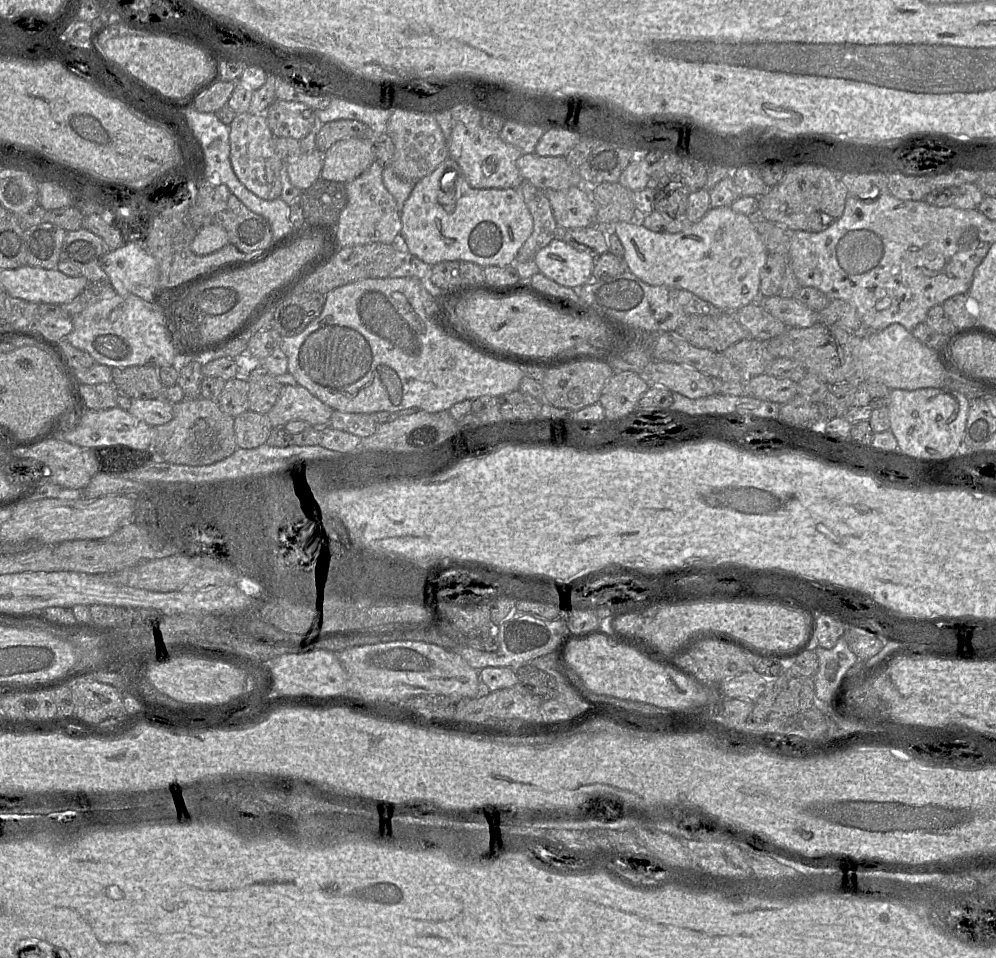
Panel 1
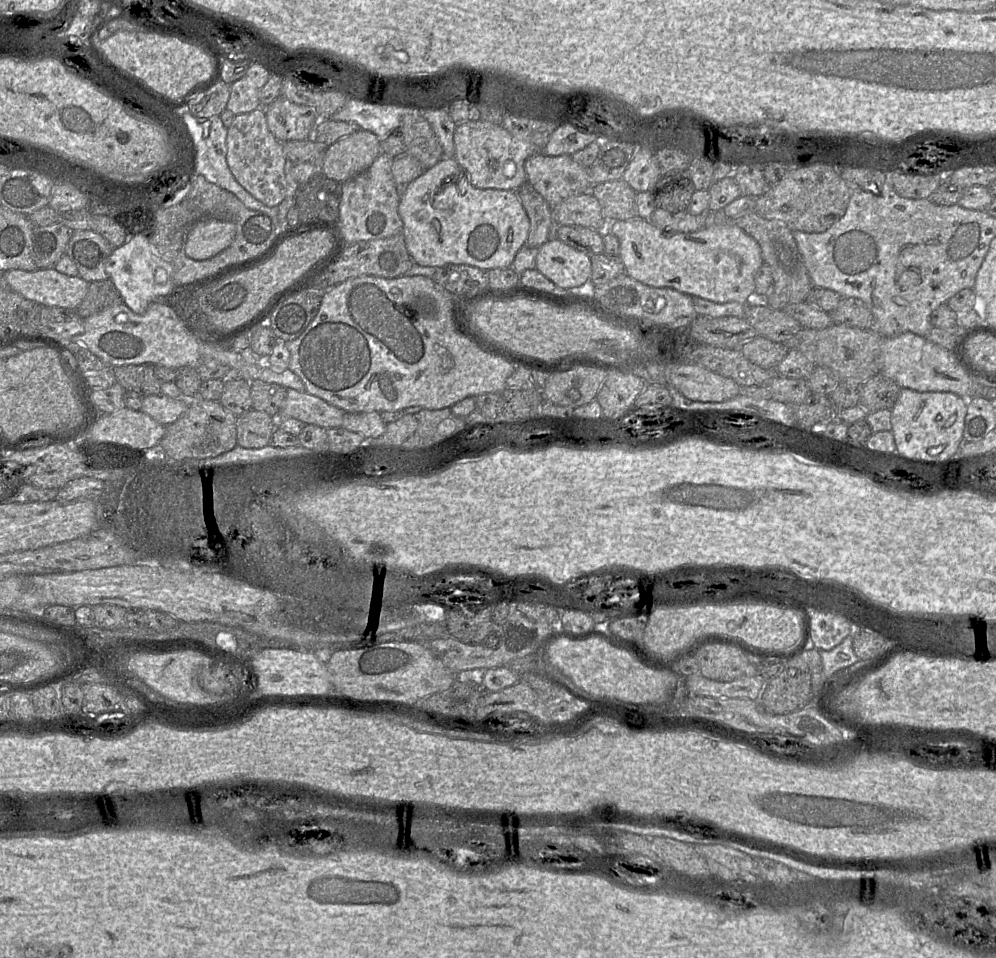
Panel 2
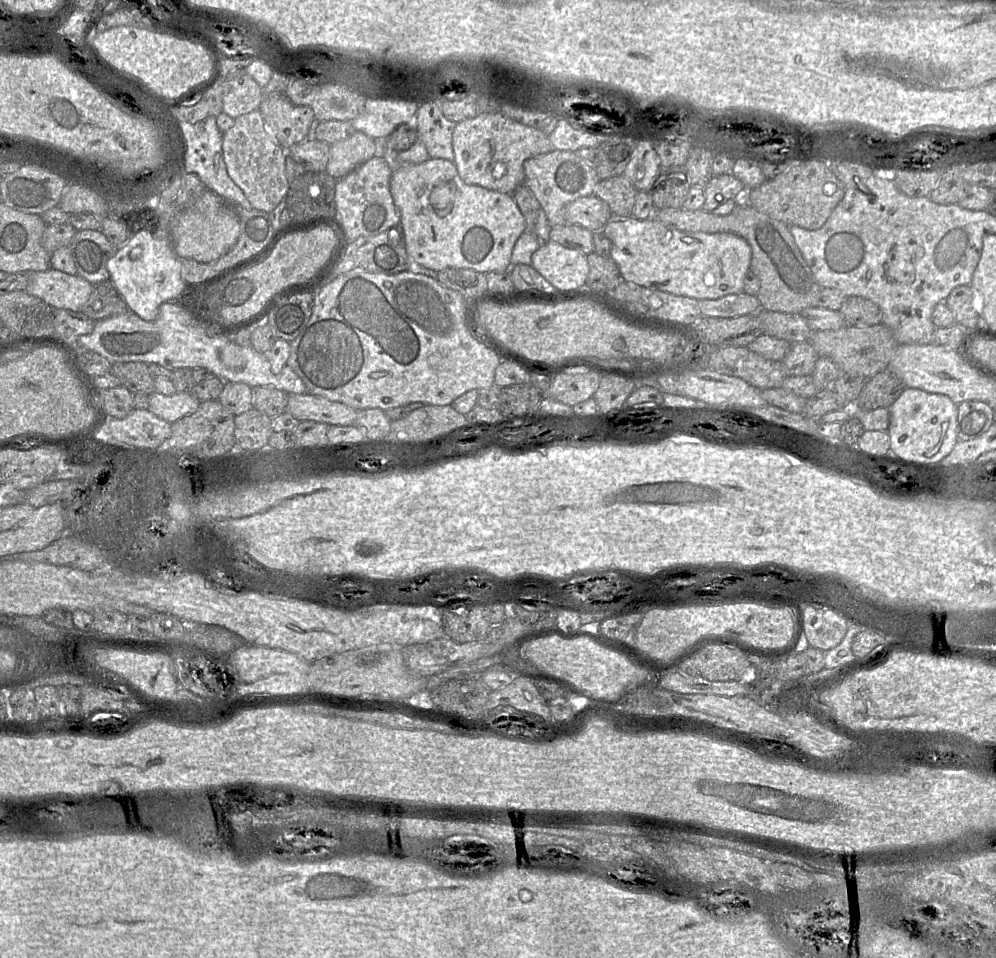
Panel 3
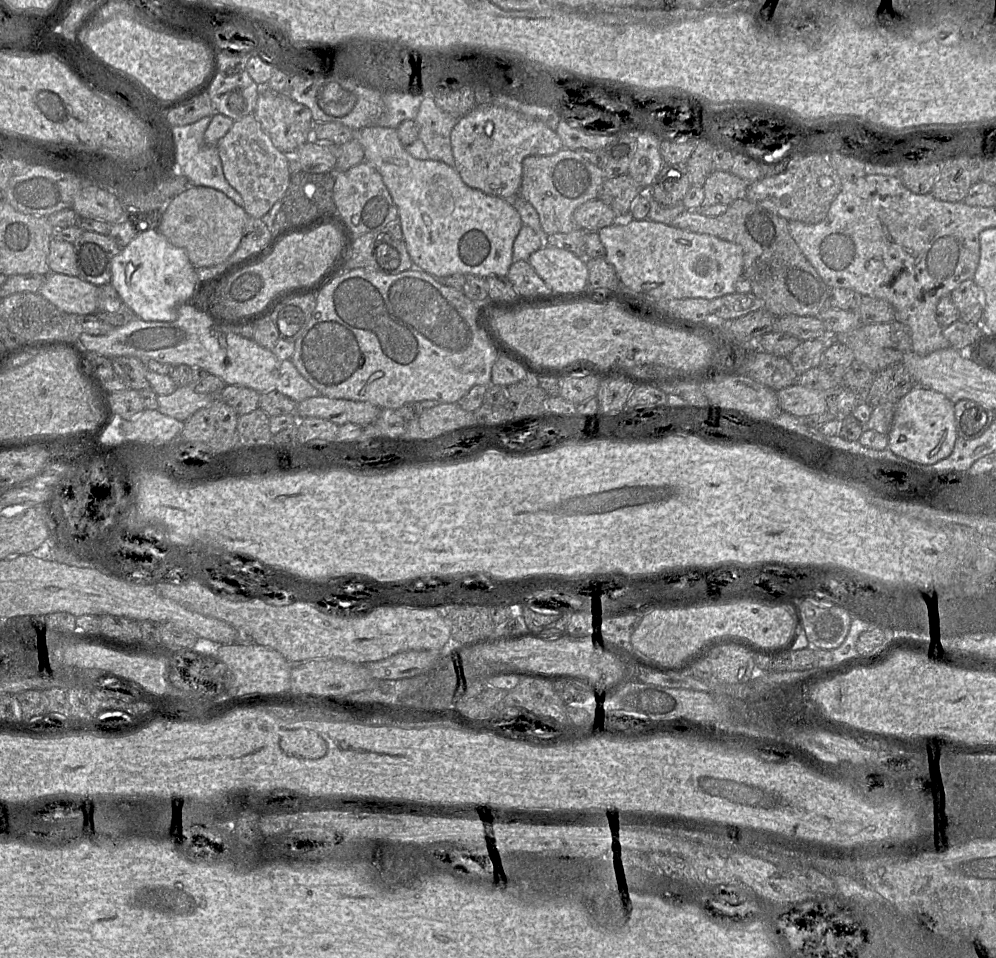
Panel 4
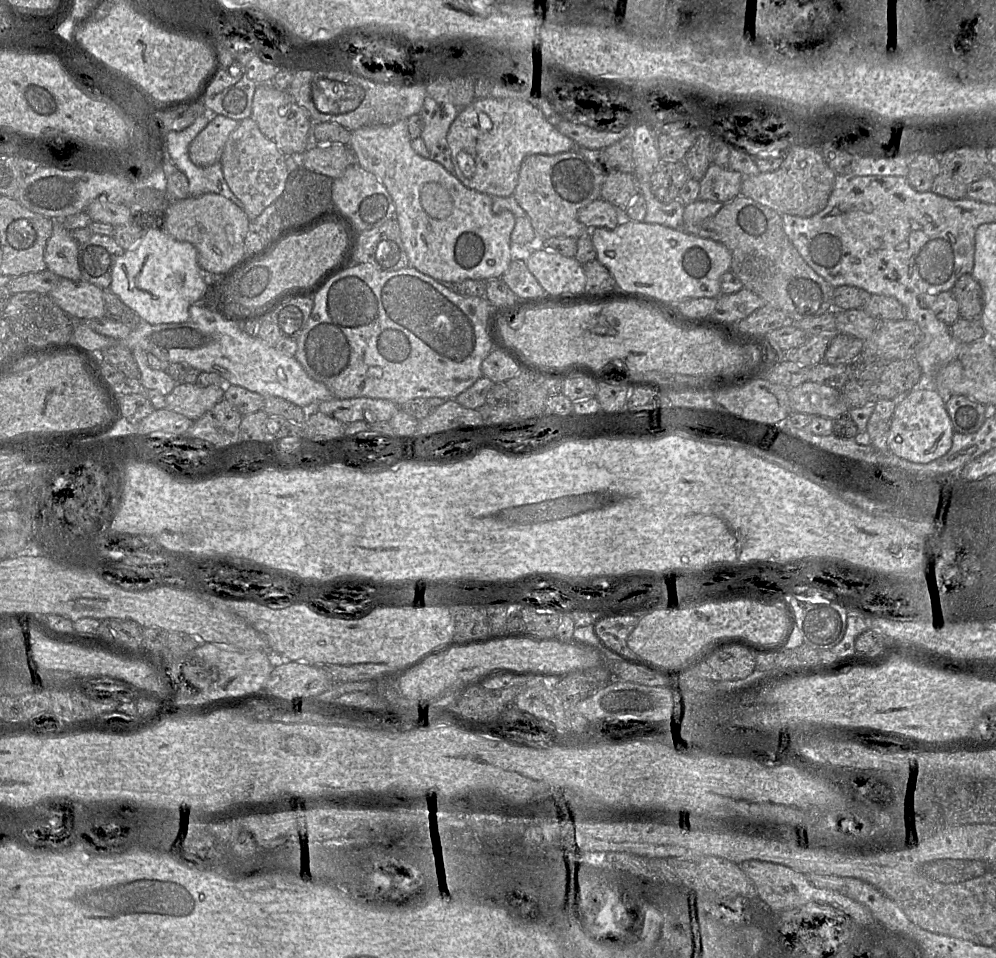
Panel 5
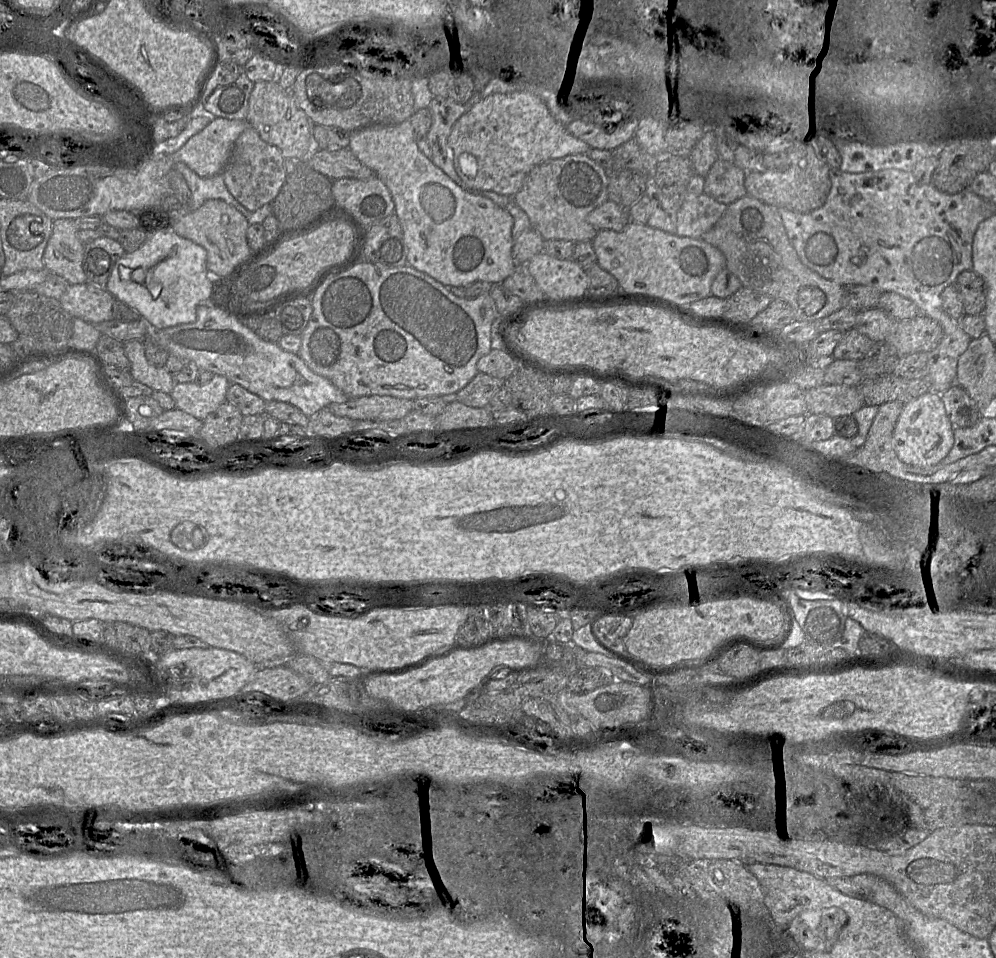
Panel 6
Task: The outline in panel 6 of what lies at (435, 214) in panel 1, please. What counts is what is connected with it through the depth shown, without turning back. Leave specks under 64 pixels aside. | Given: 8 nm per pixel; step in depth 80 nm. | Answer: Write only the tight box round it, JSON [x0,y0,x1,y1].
[349,120,512,286]

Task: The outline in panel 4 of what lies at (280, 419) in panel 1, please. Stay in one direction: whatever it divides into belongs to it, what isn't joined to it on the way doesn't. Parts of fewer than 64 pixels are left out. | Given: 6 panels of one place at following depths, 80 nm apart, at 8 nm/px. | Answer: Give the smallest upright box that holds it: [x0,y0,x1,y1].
[298,396,380,426]

